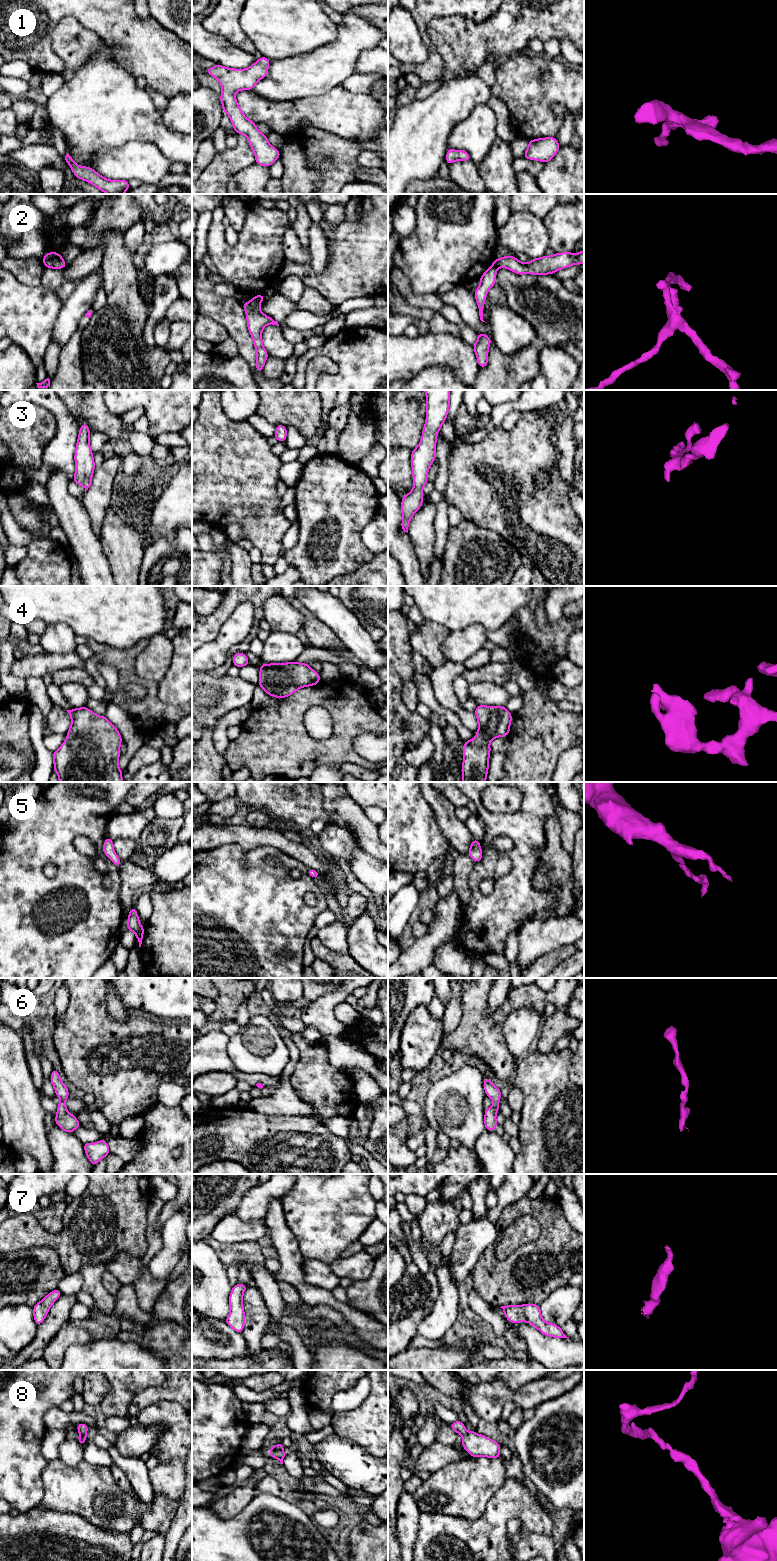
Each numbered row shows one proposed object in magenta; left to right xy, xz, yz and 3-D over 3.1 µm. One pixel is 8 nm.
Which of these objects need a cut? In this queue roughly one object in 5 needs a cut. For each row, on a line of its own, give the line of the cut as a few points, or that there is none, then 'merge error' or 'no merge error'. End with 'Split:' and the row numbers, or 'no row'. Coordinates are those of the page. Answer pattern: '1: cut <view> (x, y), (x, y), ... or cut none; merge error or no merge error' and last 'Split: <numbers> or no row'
1: cut none; no merge error
2: cut xz (252, 298), (259, 302); merge error
3: cut none; no merge error
4: cut none; no merge error
5: cut none; no merge error
6: cut none; no merge error
7: cut none; no merge error
8: cut none; no merge error
Split: 2

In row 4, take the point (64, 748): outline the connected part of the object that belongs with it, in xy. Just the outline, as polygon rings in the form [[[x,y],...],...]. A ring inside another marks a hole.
[[[87,707],[66,711],[72,720],[67,738],[58,750],[52,752],[54,771],[59,782],[123,782],[122,770],[118,766],[122,737],[117,728],[105,716],[96,715]]]

